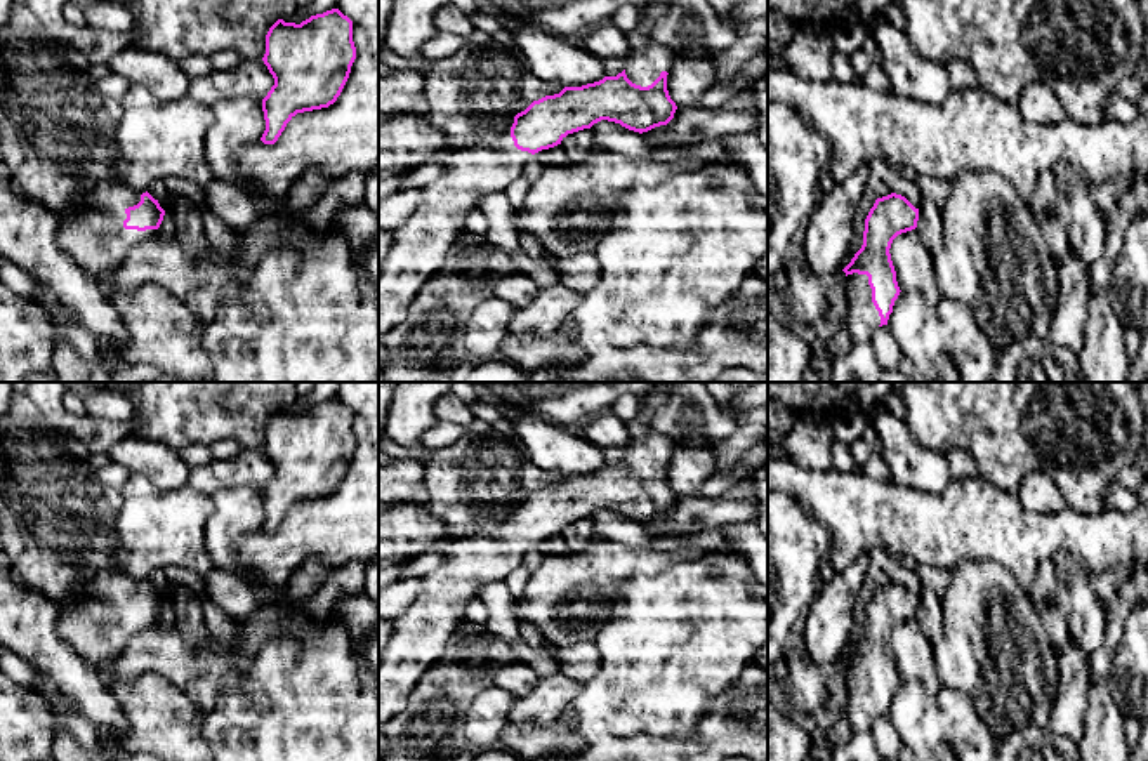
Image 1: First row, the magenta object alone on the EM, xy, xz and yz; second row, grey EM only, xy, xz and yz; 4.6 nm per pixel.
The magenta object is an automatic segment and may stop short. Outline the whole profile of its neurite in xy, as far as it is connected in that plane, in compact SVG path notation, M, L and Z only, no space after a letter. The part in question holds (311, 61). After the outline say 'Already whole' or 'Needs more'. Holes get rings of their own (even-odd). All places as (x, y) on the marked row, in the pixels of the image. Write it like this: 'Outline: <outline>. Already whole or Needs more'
Outline: M339 9L311 16L300 24L278 19L266 35L266 54L262 57L274 85L262 99L266 130L261 141L274 144L297 113L333 104L349 78L354 59L353 21Z. Already whole

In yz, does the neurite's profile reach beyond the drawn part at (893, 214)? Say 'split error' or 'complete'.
split error

